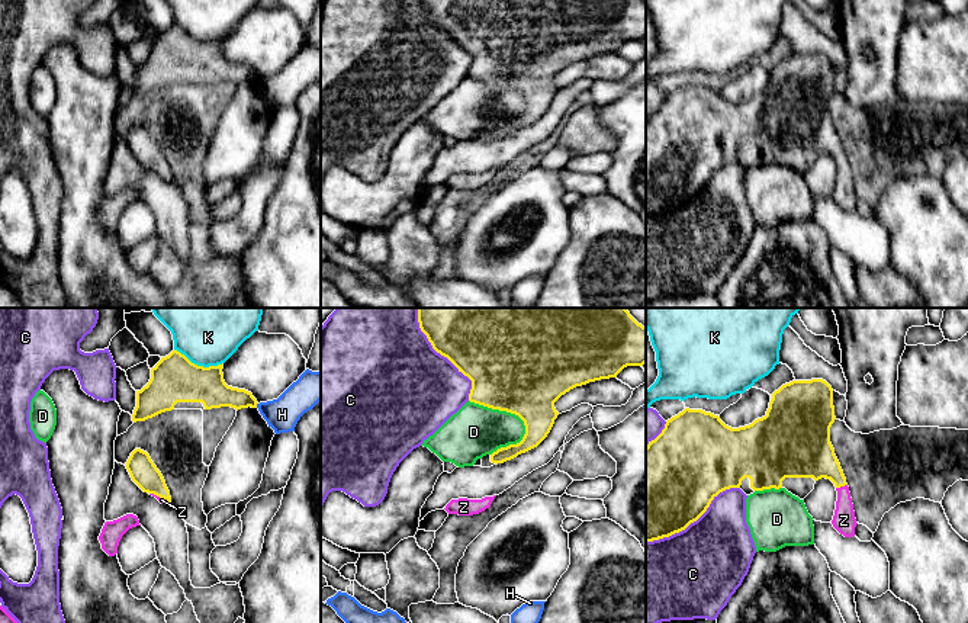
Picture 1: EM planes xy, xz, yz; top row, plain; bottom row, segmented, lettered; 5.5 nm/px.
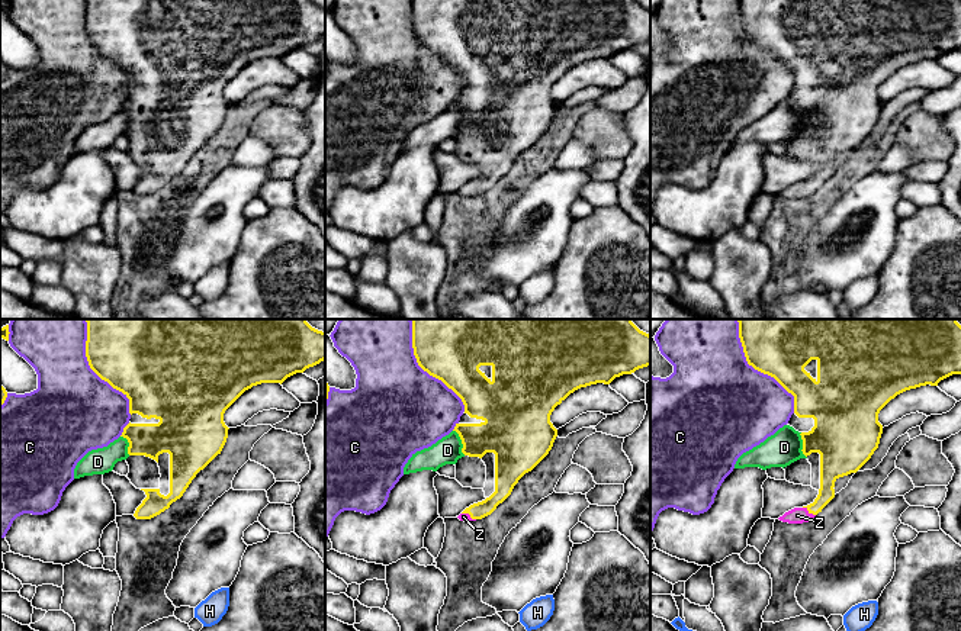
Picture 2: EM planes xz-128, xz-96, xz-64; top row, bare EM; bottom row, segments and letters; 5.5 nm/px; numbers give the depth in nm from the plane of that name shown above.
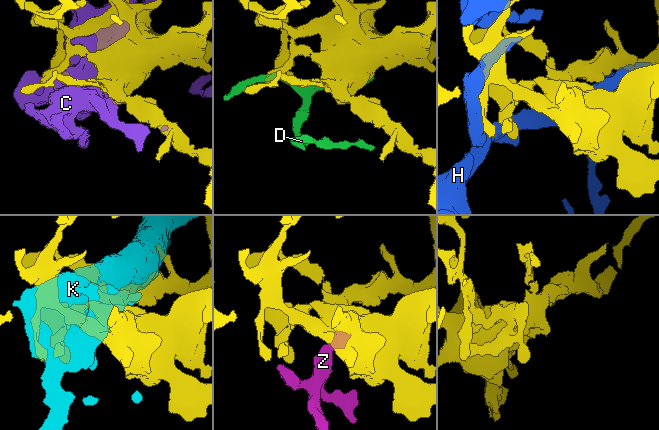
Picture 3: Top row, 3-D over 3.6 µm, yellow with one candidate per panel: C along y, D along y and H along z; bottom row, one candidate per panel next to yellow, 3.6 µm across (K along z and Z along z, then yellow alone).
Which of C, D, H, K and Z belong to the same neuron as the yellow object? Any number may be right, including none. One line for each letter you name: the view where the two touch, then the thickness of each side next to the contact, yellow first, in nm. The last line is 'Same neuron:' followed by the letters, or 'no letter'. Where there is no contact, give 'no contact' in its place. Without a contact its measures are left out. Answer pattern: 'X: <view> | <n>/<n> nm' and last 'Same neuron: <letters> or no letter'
Z: yz | 280/130 nm
Same neuron: Z

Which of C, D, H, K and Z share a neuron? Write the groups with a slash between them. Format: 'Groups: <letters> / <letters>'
Groups: C / D / H / K / Z

